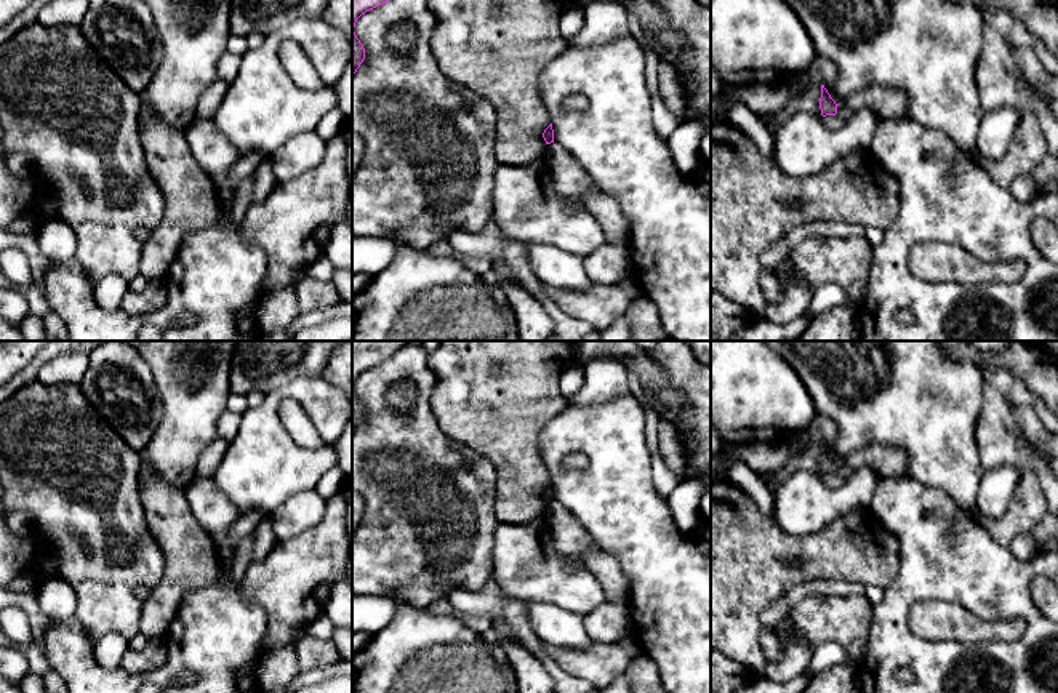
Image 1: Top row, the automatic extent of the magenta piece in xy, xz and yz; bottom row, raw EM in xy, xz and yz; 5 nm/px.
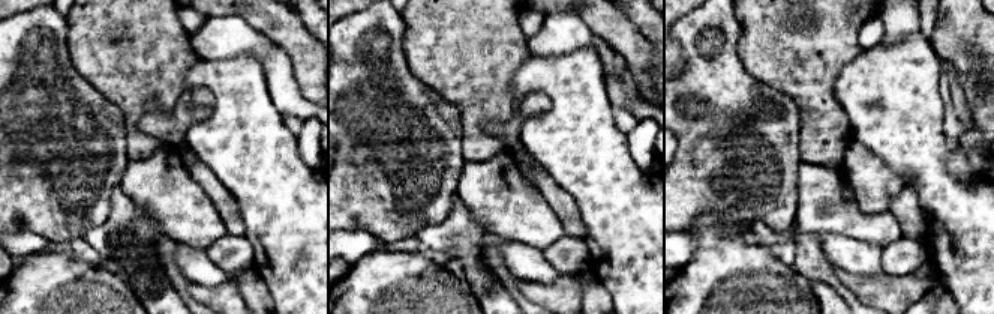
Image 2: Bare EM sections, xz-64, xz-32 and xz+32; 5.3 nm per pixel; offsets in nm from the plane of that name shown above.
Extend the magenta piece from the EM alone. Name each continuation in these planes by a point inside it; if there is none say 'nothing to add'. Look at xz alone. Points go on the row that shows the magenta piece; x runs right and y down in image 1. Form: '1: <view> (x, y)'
nothing to add

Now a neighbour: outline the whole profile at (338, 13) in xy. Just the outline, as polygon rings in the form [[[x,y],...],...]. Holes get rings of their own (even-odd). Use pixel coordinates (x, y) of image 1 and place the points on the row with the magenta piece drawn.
[[[330,0],[322,19],[344,30],[352,42],[352,0]]]

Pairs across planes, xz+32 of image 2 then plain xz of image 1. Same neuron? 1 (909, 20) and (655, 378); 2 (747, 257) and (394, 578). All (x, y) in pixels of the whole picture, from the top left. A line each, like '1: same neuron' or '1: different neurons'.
1: different neurons
2: different neurons

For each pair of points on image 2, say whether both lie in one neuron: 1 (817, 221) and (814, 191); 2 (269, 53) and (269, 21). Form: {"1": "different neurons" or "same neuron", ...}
{"1": "same neuron", "2": "different neurons"}

